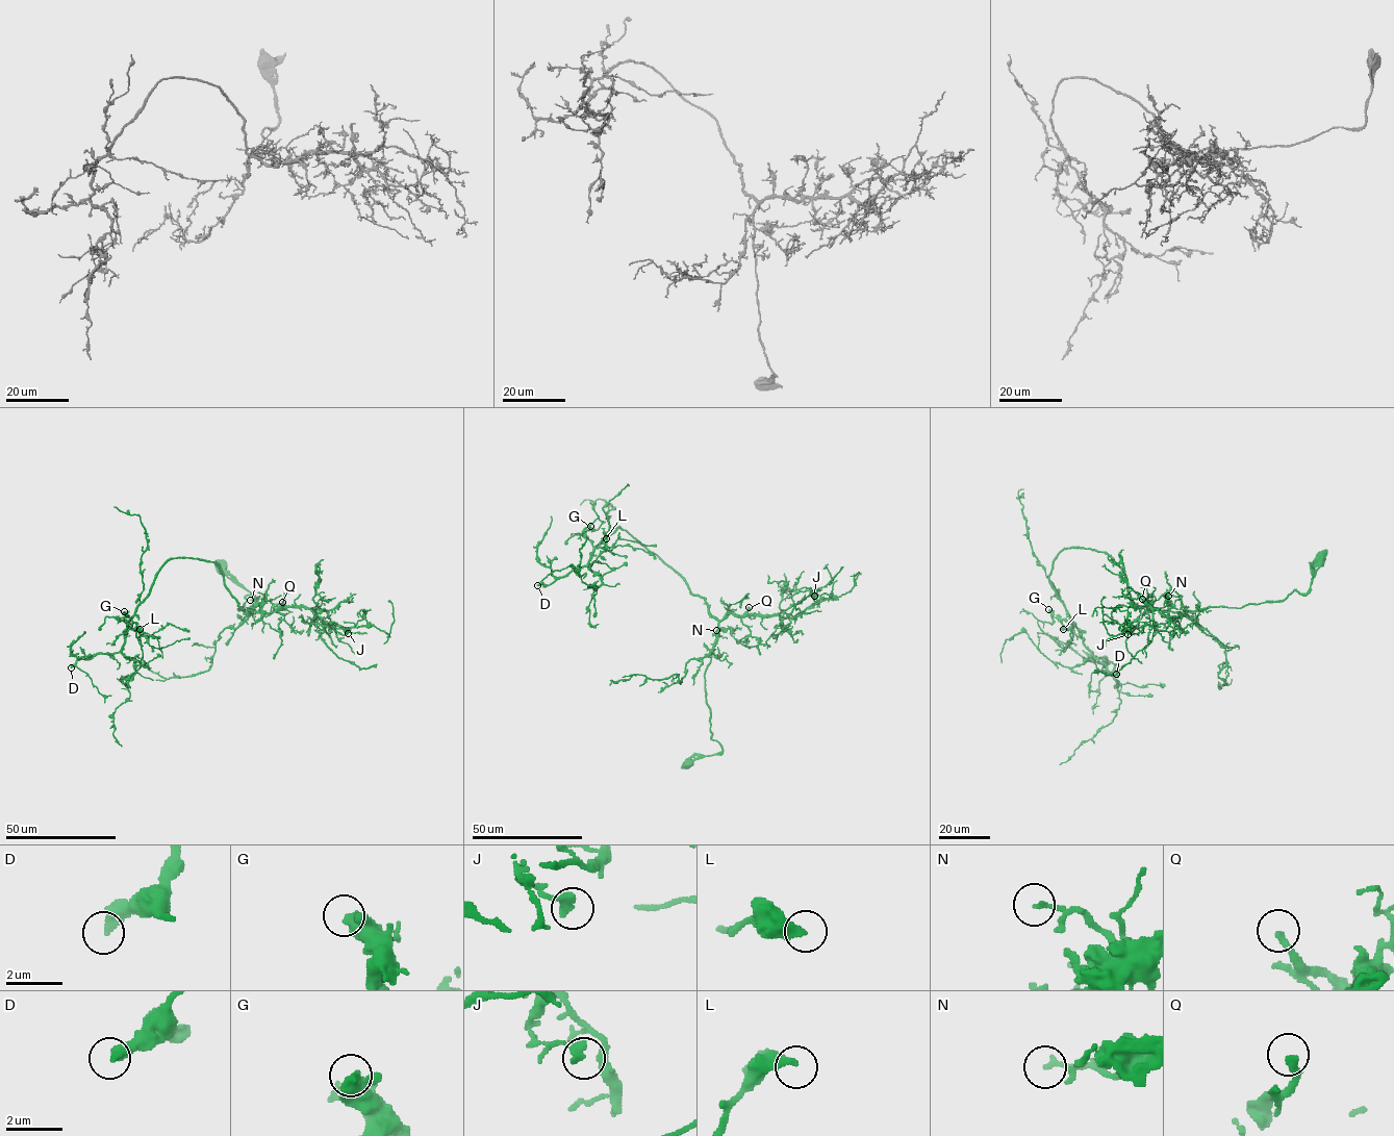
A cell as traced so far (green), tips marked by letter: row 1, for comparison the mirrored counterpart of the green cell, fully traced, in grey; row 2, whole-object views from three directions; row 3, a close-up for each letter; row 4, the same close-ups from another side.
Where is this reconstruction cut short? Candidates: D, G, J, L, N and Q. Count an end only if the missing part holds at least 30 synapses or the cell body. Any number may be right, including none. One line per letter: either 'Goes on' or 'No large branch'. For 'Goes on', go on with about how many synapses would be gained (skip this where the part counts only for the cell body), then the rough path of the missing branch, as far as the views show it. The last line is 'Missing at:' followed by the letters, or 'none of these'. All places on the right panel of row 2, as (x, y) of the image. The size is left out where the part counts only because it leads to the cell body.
D: No large branch
G: No large branch
J: No large branch
L: No large branch
N: No large branch
Q: Goes on. Roughly 70 synapses. Course of what is missing: (1142, 599), (1122, 600), (1117, 611), (1103, 623), (1092, 642), (1086, 684)
Missing at: Q

